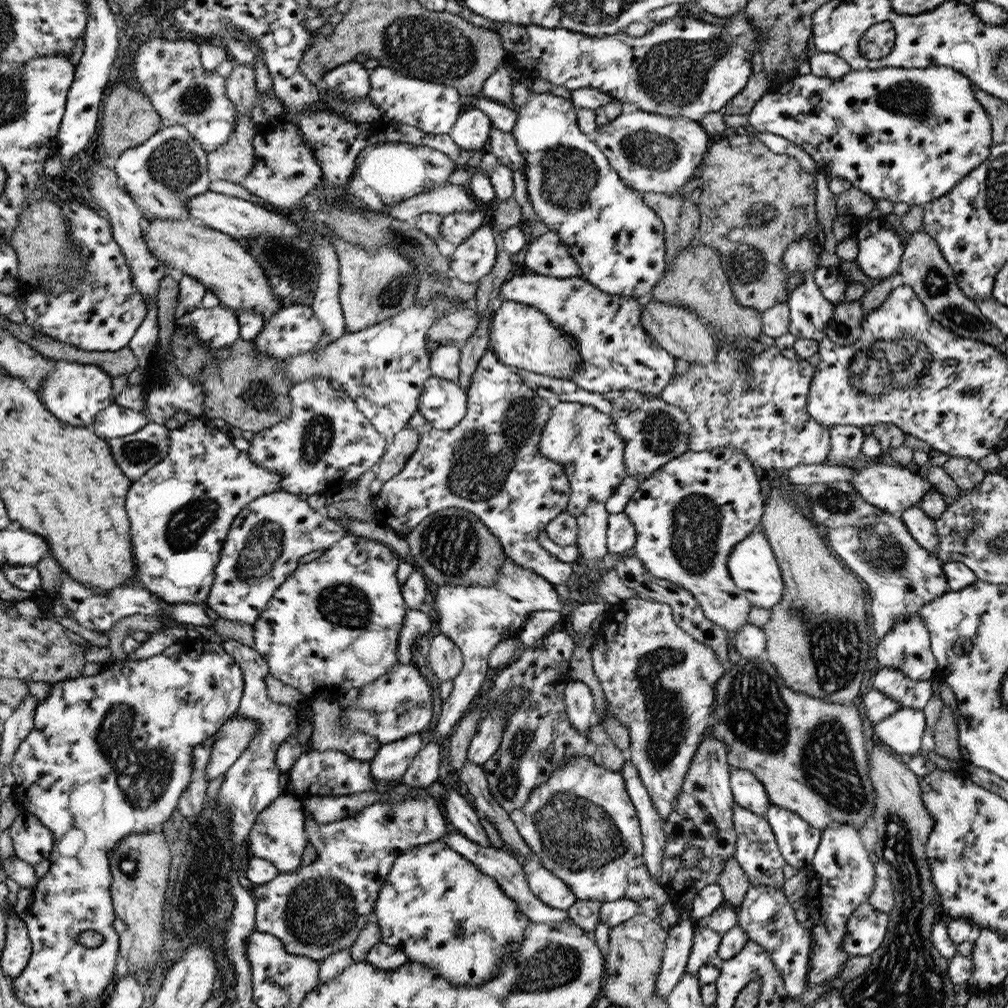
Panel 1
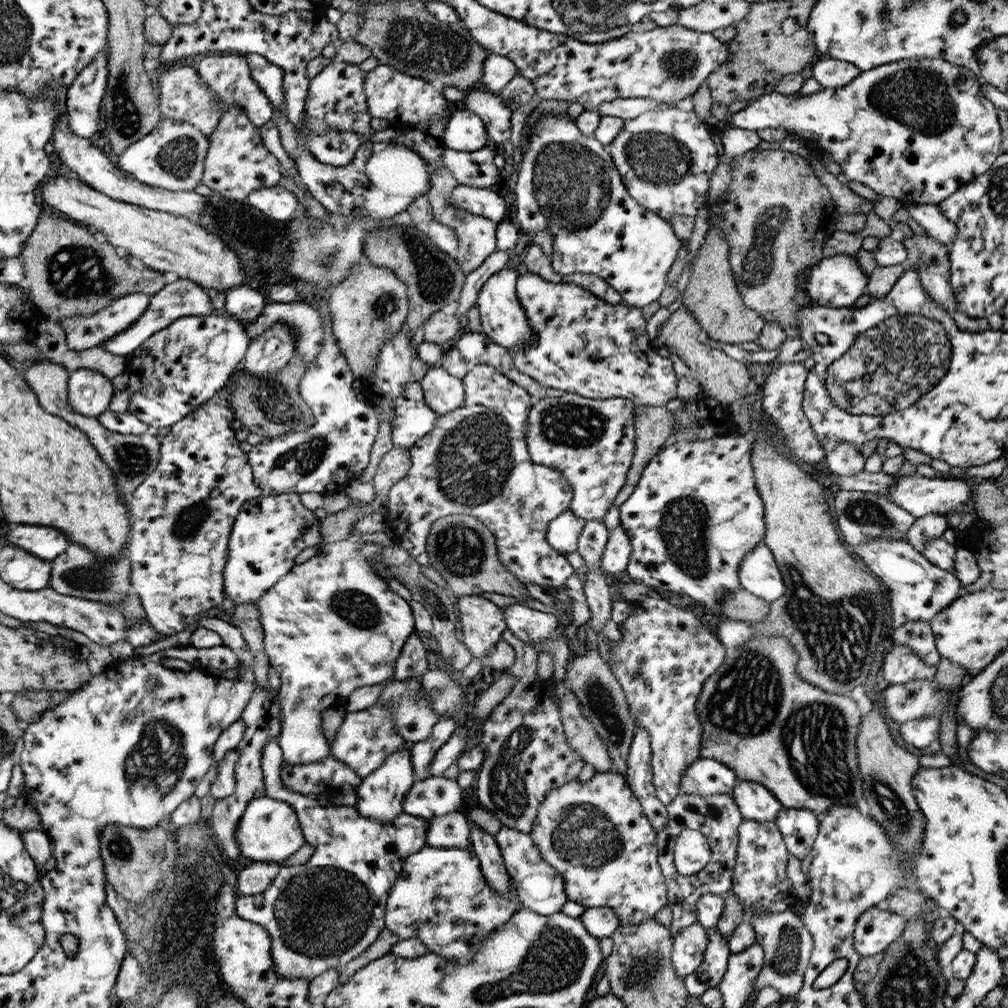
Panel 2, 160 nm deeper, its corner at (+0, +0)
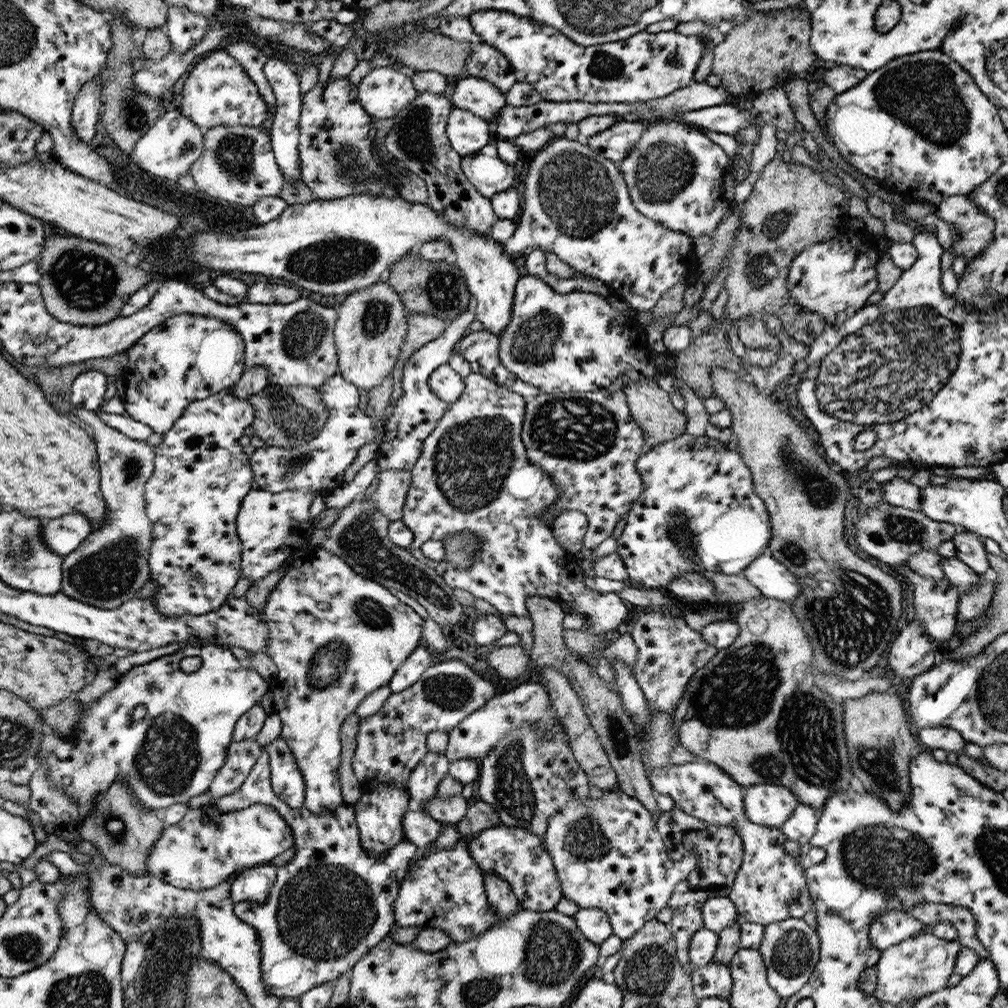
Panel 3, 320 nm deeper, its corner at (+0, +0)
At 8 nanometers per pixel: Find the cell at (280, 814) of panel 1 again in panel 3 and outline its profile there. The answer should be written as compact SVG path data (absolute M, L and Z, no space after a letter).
M256 804L242 811L221 813L210 805L205 808L189 809L180 822L168 826L162 832L161 839L149 852L148 873L166 881L176 888L192 890L209 890L224 881L230 881L237 873L258 865L271 864L272 859L294 846L294 834L285 818L270 806Z

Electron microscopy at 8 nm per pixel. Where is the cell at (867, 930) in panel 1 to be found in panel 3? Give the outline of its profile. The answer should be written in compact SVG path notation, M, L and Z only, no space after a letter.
M889 911L873 920L870 927L870 942L878 950L886 950L903 940L923 933L921 920L911 916L908 911Z

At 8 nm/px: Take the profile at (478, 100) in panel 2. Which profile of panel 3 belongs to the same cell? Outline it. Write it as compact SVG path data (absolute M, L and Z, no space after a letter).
M462 76L454 81L453 106L486 119L493 128L495 116L501 114L501 108L507 103L505 95L490 82L478 77Z

